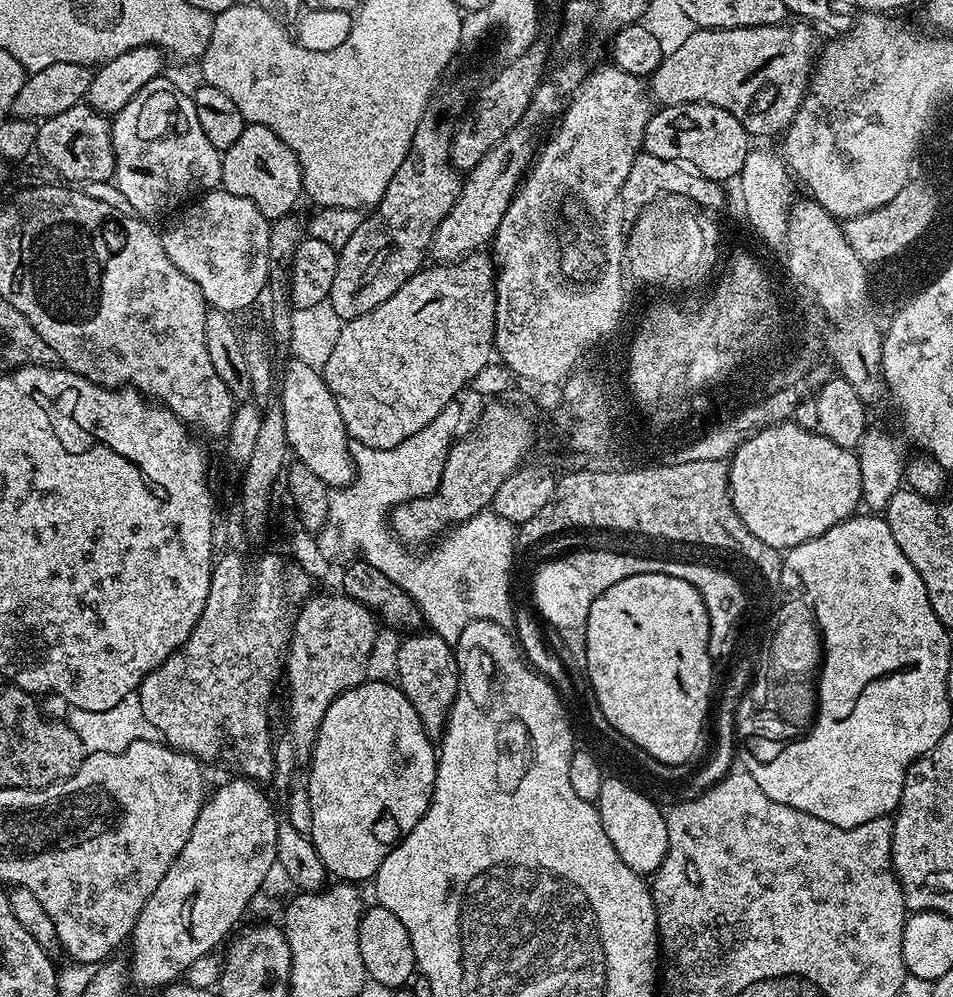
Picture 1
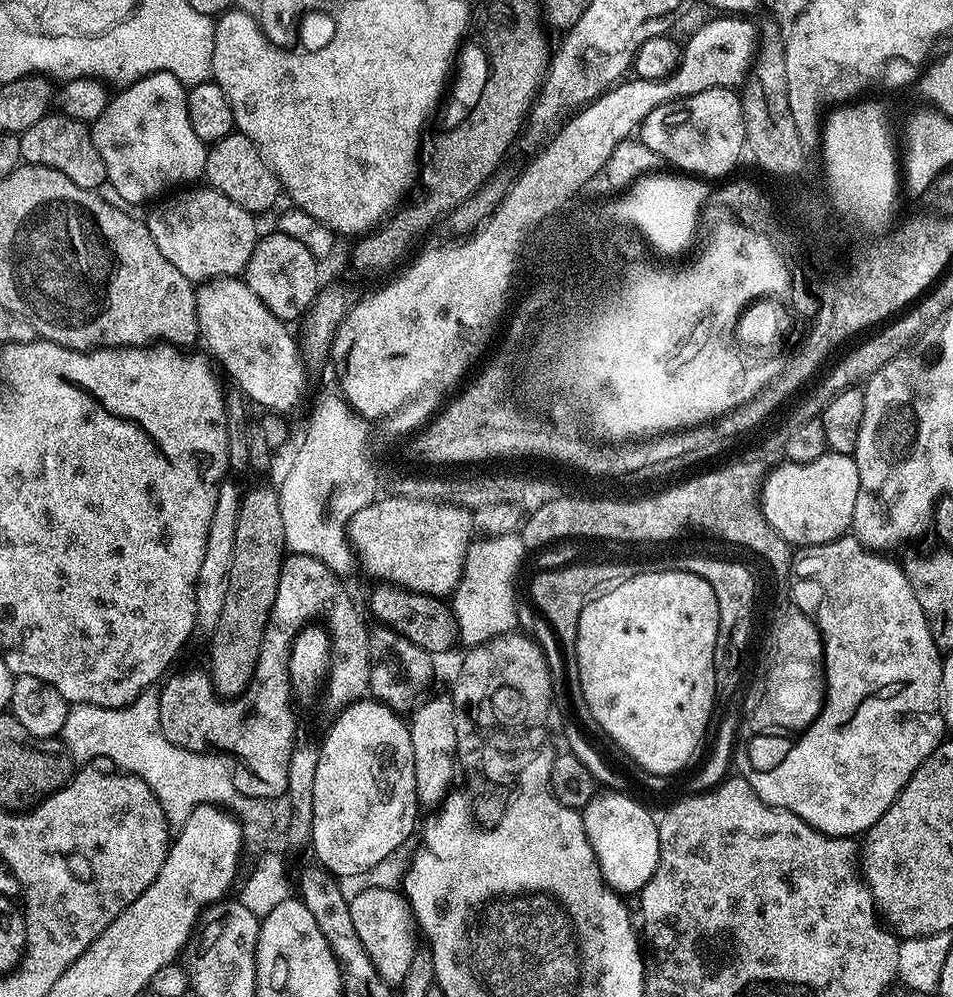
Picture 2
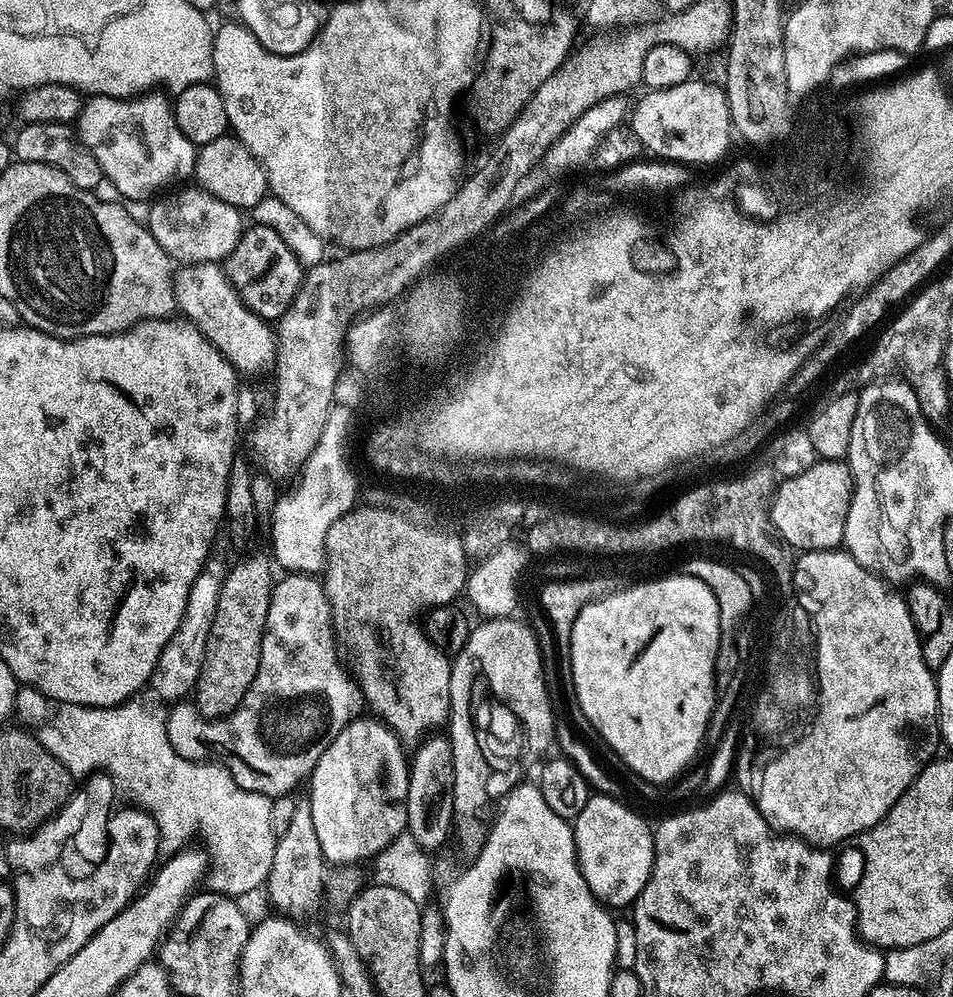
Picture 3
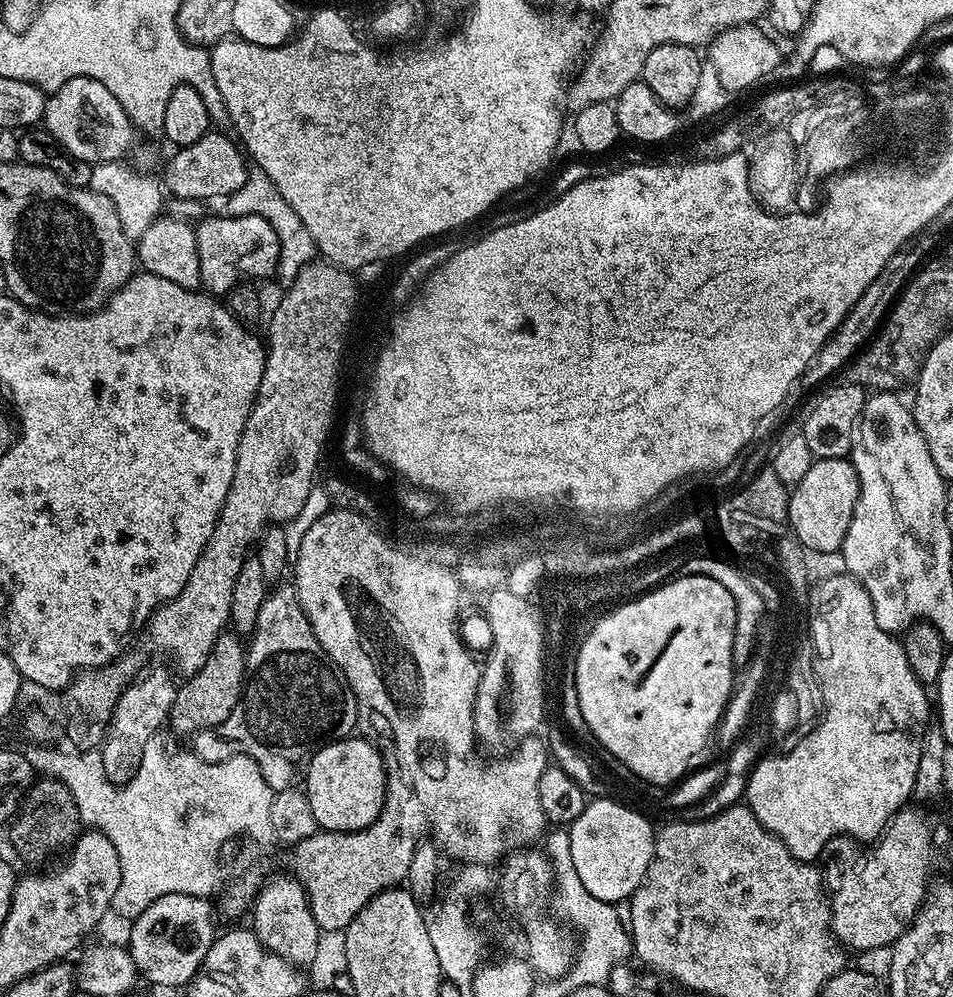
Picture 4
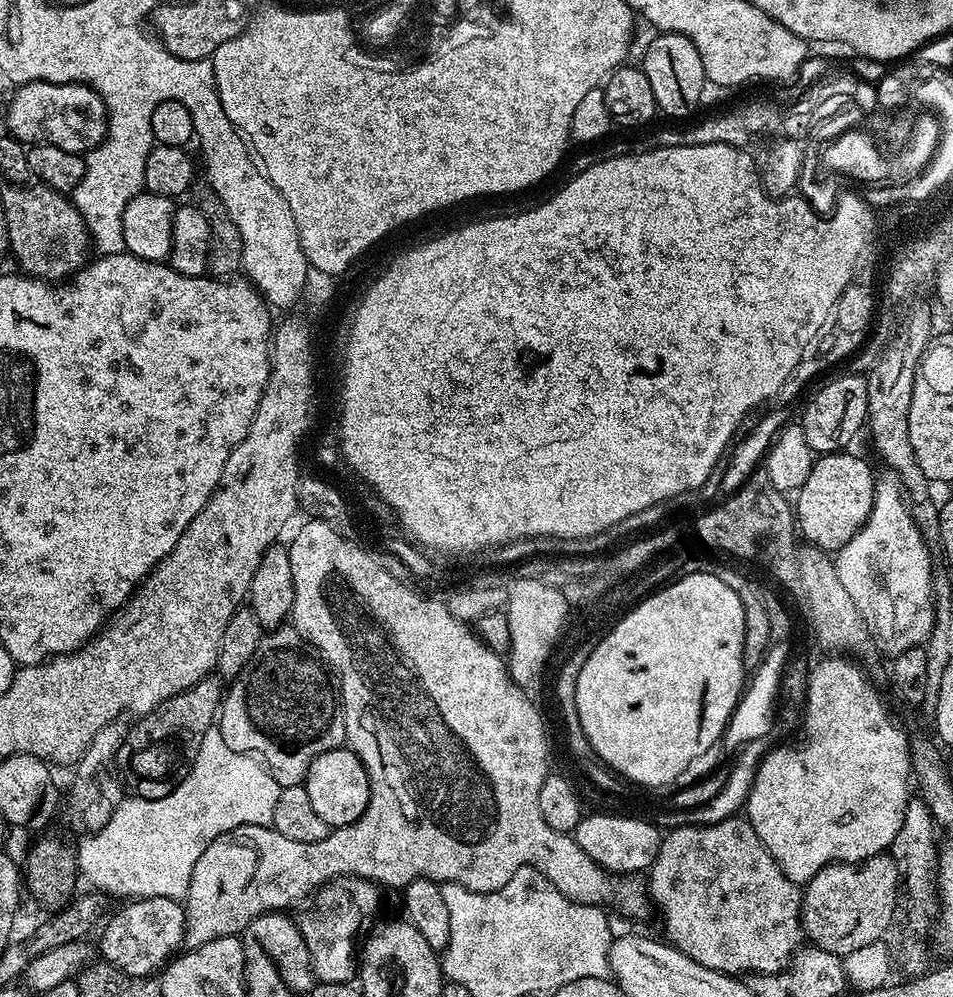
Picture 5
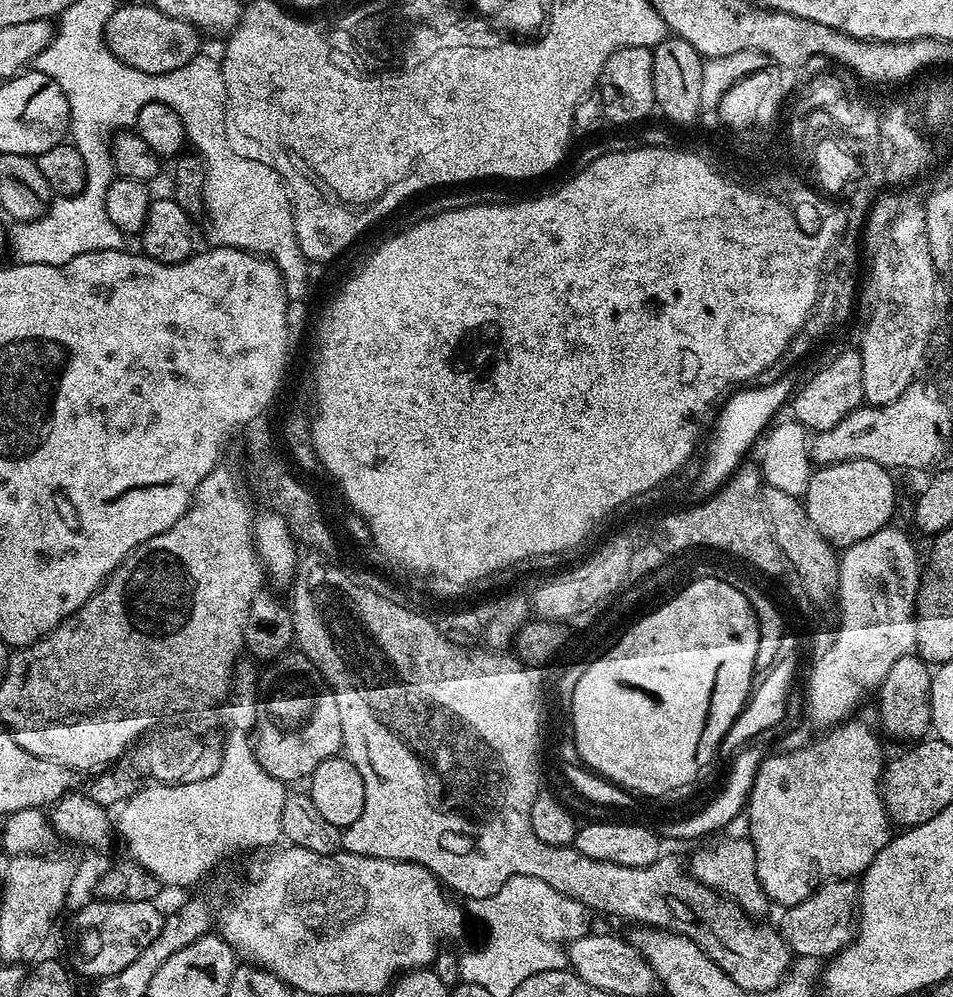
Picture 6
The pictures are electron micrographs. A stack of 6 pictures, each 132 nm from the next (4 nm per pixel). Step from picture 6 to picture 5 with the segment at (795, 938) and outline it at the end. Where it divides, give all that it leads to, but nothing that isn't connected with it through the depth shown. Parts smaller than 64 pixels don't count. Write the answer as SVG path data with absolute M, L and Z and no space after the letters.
M881 854L858 864L828 864L814 878L803 885L800 897L800 927L809 945L826 950L830 954L843 958L851 951L859 950L876 941L885 939L884 931L892 924L896 916L896 895L902 892L902 873L899 863L891 860L891 855Z

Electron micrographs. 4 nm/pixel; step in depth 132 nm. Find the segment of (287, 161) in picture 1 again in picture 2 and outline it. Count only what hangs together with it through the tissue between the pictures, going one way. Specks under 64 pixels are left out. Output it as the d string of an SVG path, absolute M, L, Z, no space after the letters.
M233 130L229 136L208 148L204 176L207 183L226 194L230 202L238 202L238 206L253 214L261 214L267 208L274 207L276 199L282 196L280 179L264 159L260 147L239 130Z

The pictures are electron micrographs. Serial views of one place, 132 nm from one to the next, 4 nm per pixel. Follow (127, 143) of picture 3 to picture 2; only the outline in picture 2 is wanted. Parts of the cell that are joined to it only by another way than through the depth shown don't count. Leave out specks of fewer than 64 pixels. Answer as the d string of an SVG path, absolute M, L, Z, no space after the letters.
M155 72L121 87L117 92L120 93L109 99L102 115L90 124L94 146L98 146L102 162L106 162L107 183L112 184L114 190L126 198L126 202L141 206L147 205L147 200L155 201L163 197L169 190L195 185L199 181L196 179L204 176L208 148L200 141L198 134L194 134L194 126L190 126L186 85L174 78L174 74Z

